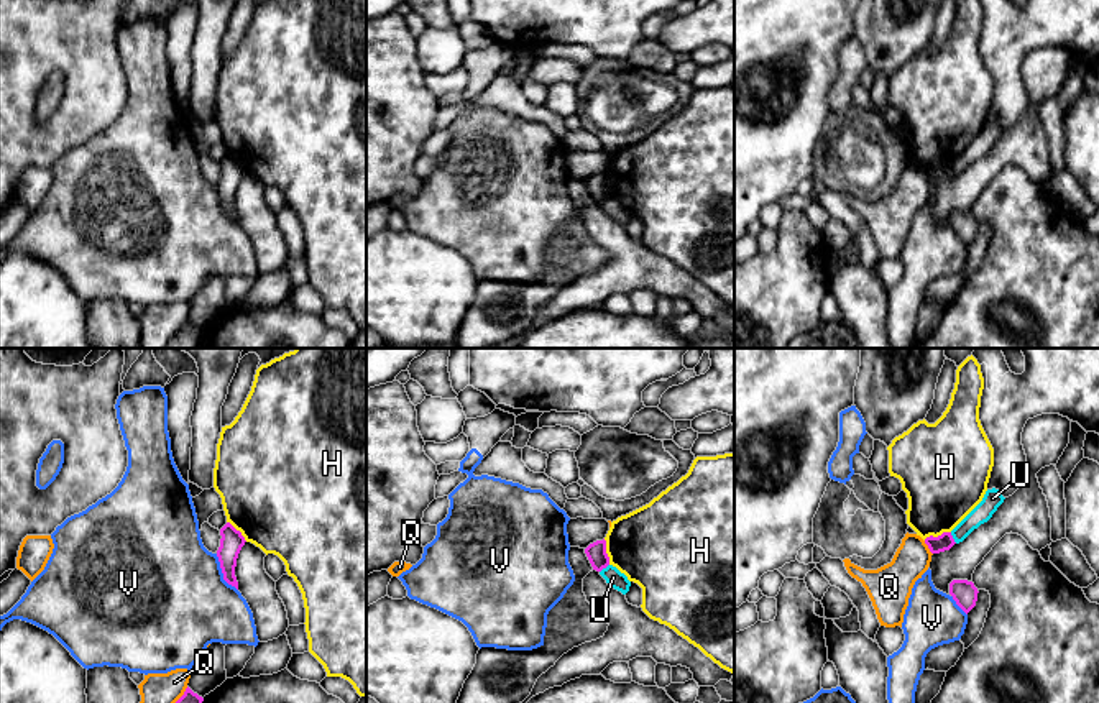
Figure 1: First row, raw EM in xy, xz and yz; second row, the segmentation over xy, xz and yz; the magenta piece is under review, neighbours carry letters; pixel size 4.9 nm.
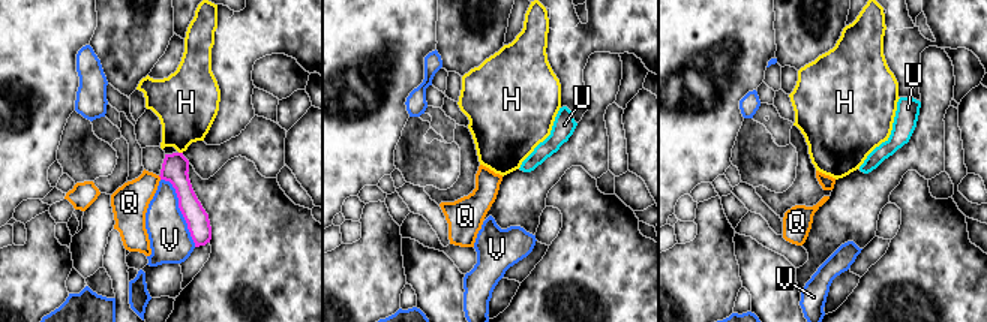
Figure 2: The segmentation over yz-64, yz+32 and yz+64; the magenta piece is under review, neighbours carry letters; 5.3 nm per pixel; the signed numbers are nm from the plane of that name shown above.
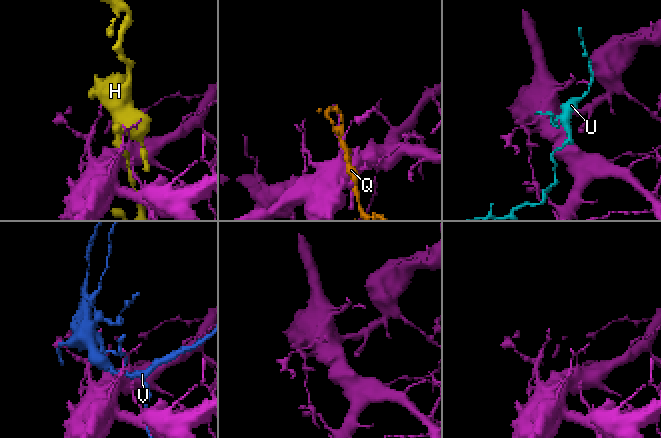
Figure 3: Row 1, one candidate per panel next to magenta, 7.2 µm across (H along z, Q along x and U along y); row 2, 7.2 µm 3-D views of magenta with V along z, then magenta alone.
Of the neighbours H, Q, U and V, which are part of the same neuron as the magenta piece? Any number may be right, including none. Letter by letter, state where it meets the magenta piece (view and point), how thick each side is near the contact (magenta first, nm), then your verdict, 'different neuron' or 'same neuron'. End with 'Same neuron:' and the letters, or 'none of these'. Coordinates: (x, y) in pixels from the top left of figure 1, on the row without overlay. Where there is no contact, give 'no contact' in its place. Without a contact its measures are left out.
H: contact yz (938, 168); calibres 80 and 380 nm; different neuron
Q: contact yz (928, 179); calibres 80 and 200 nm; different neuron
U: contact yz (951, 170); calibres 80 and 90 nm; different neuron
V: contact xy (222, 204); calibres 120 and 500 nm; different neuron
Same neuron: none of these

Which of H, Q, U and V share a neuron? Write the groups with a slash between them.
H / Q / U / V

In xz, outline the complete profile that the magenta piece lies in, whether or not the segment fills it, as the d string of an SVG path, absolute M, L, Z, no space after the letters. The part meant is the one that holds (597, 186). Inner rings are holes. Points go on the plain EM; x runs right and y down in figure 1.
M596 172L585 181L585 186L593 199L593 202L601 204L609 197L609 189L606 186L606 172Z

